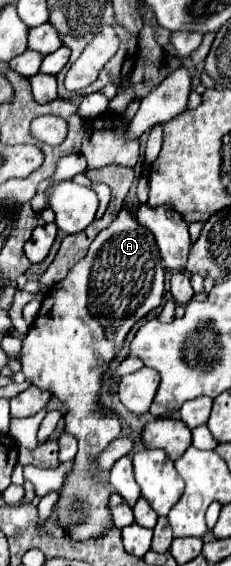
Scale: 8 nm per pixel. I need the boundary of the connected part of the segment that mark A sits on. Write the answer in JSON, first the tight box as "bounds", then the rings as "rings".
{"bounds":[18,208,164,542],"rings":[[[124,208],[116,216],[116,220],[96,236],[96,240],[88,248],[88,254],[78,264],[74,264],[74,268],[70,268],[68,276],[48,290],[40,308],[40,316],[36,318],[26,338],[22,340],[22,354],[18,360],[22,364],[22,372],[26,380],[44,390],[50,390],[54,396],[58,396],[64,402],[66,406],[64,432],[78,440],[78,454],[74,458],[74,466],[66,474],[58,502],[54,504],[52,510],[52,518],[58,520],[66,536],[74,542],[96,538],[102,534],[102,530],[106,532],[110,526],[114,528],[112,514],[108,508],[112,486],[108,482],[98,482],[96,460],[110,446],[110,442],[120,436],[122,428],[114,416],[102,414],[98,410],[100,376],[106,372],[108,362],[120,350],[128,330],[162,302],[162,294],[164,294],[164,266],[158,246],[152,238],[152,232],[140,226],[132,218],[130,210]]]}

